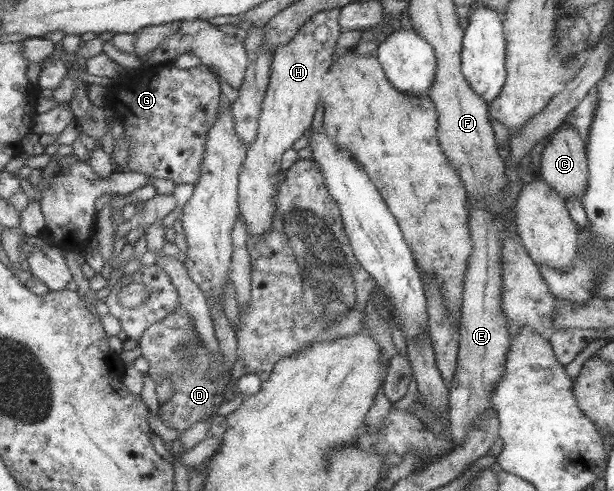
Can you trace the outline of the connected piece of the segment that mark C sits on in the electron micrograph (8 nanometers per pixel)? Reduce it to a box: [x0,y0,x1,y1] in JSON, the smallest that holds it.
[540,125,591,200]

